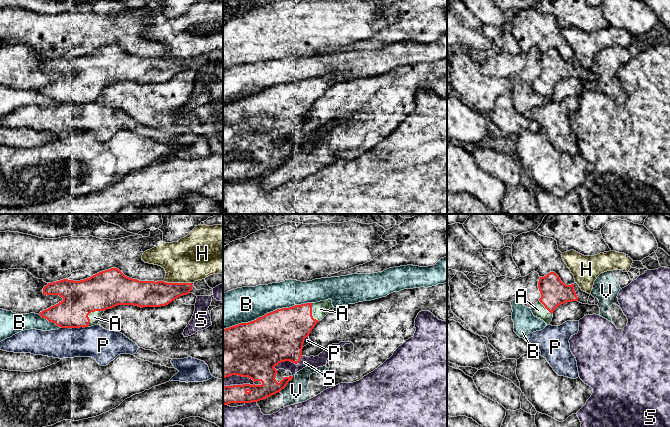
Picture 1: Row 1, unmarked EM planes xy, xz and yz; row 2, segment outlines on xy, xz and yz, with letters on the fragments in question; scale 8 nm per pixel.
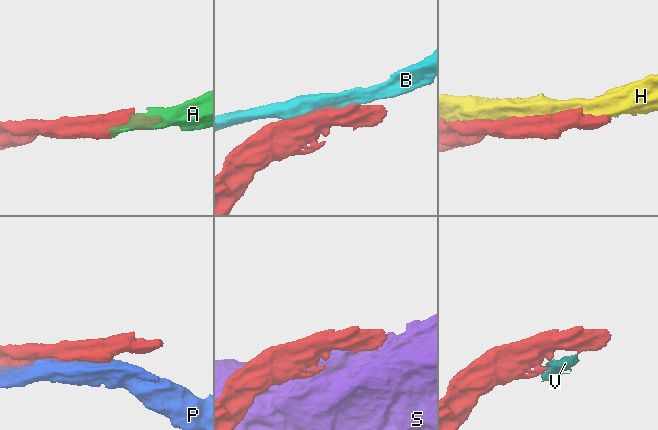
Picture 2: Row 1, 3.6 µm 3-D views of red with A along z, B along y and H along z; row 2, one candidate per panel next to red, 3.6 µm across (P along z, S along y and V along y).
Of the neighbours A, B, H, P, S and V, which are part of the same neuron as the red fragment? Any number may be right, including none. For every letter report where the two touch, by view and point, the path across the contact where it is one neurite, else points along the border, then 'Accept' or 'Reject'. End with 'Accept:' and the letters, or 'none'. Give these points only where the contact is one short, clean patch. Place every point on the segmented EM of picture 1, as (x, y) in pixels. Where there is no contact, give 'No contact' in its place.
A: Touches red at xy (90, 312). Accept
B: Touches red at xz (267, 313). Reject
H: Touches red at xy (177, 283). Reject
P: Touches red at xy (74, 327). Reject
S: Touches red at xz (288, 360). Reject
V: Touches red at xz (287, 383). Reject
Accept: A

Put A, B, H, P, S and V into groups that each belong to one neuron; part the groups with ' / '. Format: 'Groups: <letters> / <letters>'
Groups: A / B / H / P / S / V

